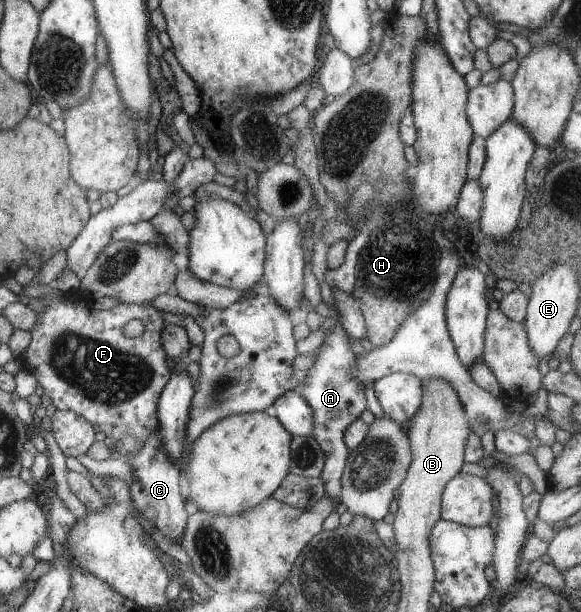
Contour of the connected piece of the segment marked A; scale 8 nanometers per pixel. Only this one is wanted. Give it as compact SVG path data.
M336 326L331 334L325 335L315 361L306 370L303 381L297 388L312 410L312 437L321 447L324 458L319 477L323 481L323 496L329 497L333 502L333 512L340 511L341 508L338 497L341 490L340 478L350 453L342 439L343 430L367 408L363 391L365 386L356 380L354 374L355 352L349 349L349 340L343 333L343 328Z

